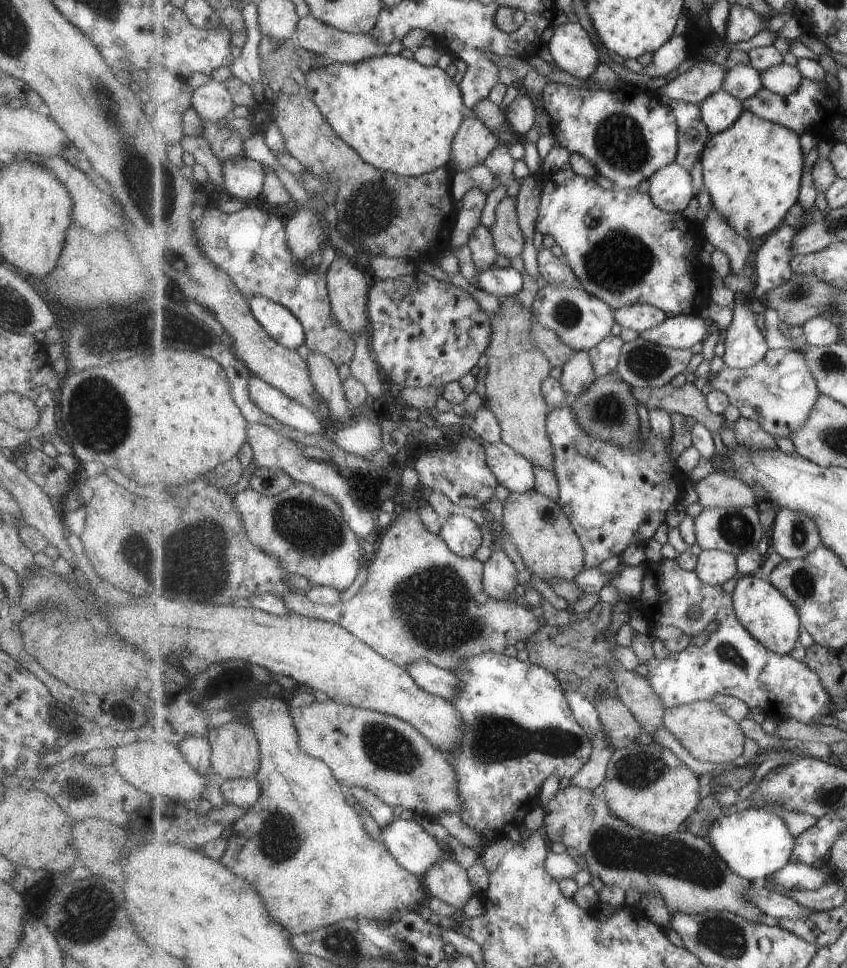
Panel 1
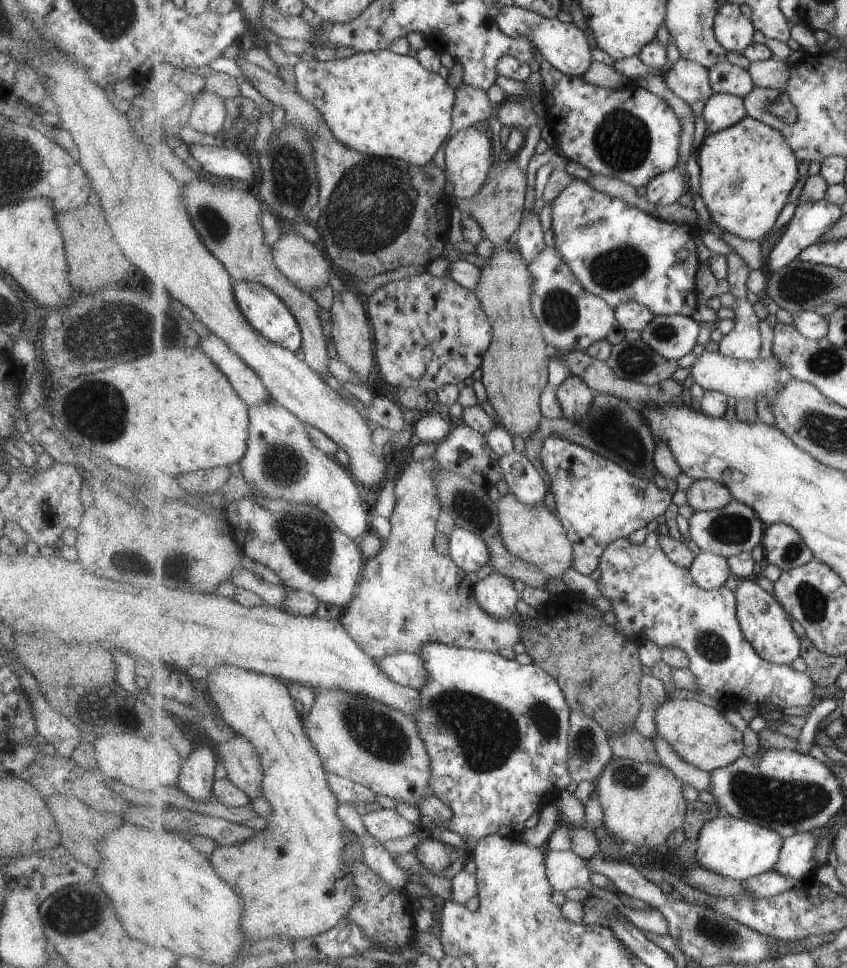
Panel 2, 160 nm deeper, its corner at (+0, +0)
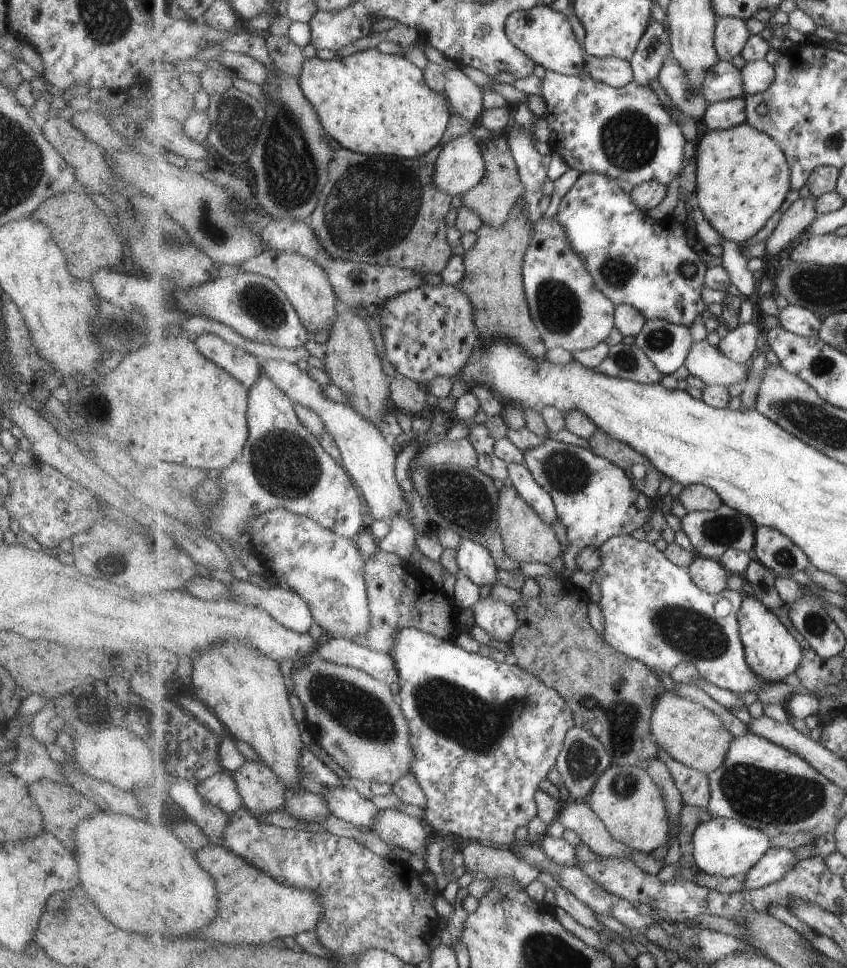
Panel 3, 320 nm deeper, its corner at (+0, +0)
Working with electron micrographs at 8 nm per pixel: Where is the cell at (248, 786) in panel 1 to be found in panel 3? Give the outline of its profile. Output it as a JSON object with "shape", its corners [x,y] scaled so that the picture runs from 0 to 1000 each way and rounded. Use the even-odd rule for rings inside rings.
{"shape":[[[267,795],[237,807],[234,810],[234,816],[243,827],[272,842],[288,832],[285,817],[275,800]]]}

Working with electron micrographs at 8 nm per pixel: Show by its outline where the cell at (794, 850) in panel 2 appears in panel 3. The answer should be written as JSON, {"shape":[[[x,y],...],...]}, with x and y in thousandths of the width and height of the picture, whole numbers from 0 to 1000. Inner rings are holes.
{"shape":[[[923,875],[908,876],[897,890],[876,906],[881,918],[897,918],[926,908],[942,889],[936,878]]]}

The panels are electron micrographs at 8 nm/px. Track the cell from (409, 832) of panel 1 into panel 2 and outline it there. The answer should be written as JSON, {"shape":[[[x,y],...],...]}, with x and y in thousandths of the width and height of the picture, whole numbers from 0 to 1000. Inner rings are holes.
{"shape":[[[447,835],[431,841],[425,839],[425,843],[432,857],[453,872],[465,871],[496,855],[492,849],[484,849],[466,836]]]}

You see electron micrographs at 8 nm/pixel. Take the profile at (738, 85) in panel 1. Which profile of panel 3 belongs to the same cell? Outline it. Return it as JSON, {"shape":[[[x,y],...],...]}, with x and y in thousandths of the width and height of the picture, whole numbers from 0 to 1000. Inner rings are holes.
{"shape":[[[849,63],[837,72],[829,89],[836,107],[880,99],[878,76],[864,64]]]}

